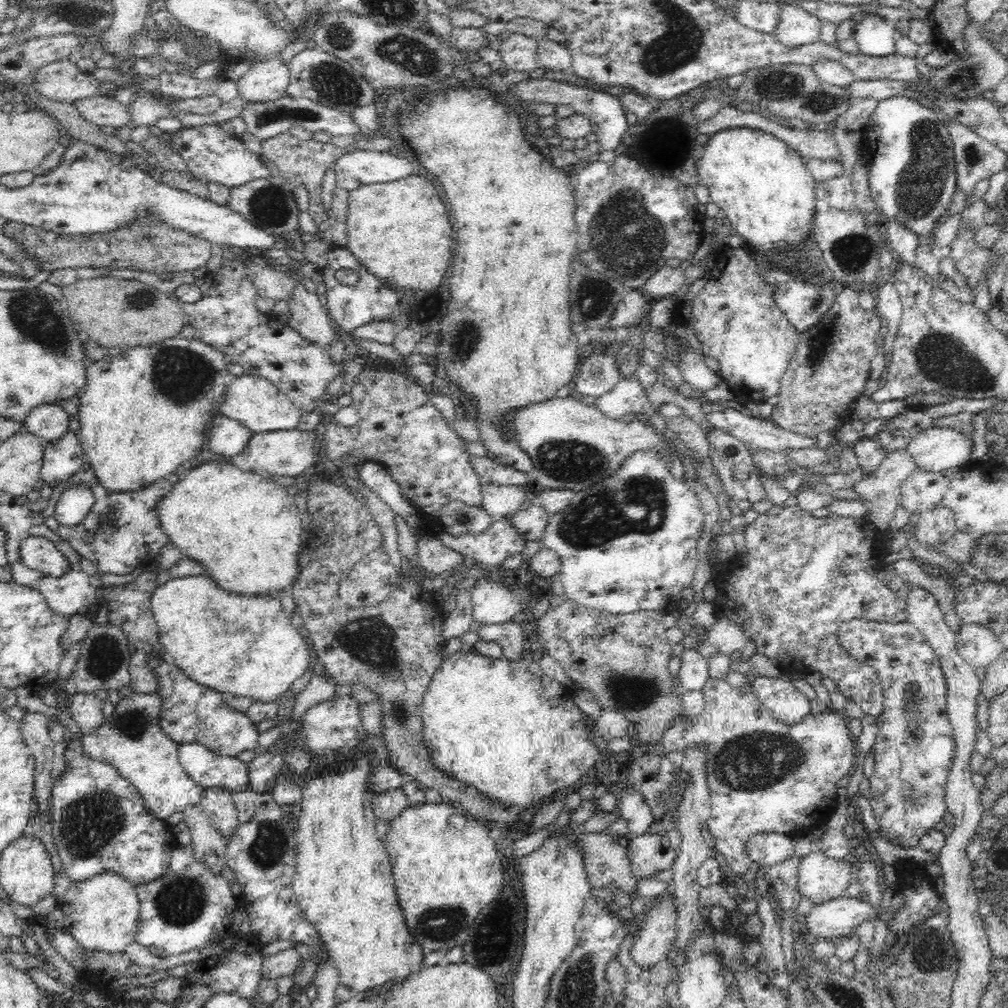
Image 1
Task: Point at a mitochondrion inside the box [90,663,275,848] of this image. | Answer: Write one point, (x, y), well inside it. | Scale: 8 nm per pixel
(133, 723)

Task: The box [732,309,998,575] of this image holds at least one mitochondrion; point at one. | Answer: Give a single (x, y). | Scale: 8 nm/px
(942, 360)

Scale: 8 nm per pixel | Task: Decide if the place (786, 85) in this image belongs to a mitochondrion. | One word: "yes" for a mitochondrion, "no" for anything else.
yes

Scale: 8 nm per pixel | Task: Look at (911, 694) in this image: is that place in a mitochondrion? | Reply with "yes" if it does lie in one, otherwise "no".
yes

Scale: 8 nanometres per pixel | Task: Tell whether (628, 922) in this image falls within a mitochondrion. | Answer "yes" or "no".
no

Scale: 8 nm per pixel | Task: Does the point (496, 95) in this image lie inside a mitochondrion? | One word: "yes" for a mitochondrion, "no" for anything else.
no

